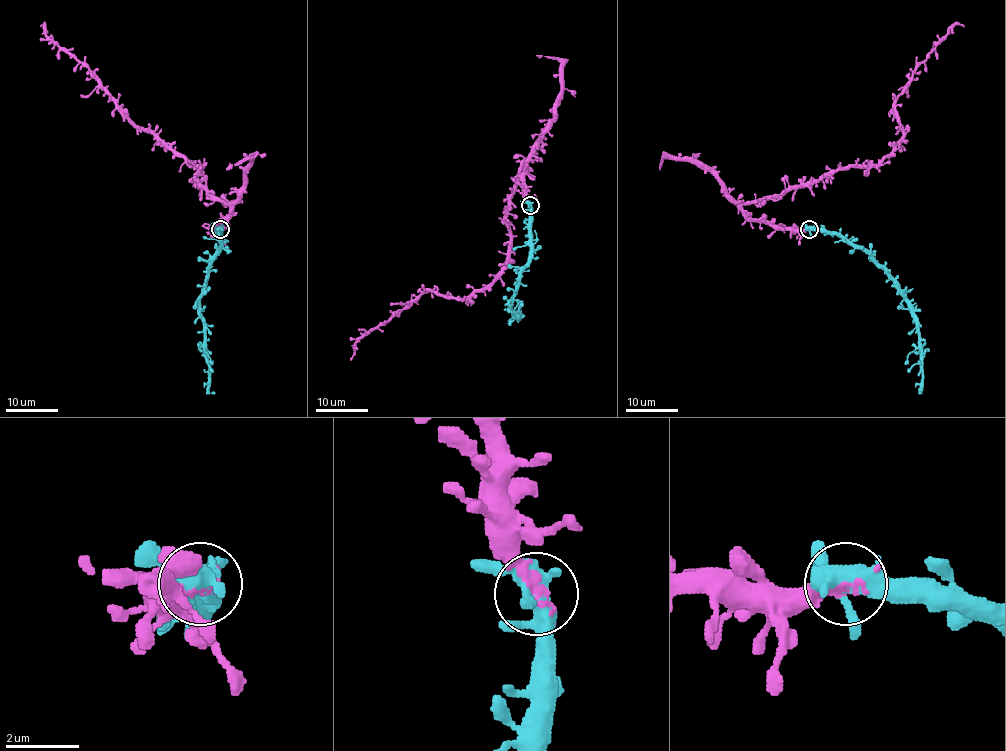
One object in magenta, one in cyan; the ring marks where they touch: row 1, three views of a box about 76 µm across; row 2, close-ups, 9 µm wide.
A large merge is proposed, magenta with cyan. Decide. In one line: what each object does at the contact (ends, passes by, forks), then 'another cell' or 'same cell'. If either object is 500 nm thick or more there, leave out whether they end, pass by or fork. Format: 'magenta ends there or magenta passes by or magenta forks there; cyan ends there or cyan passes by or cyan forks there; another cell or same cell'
magenta ends there; cyan forks there; same cell

